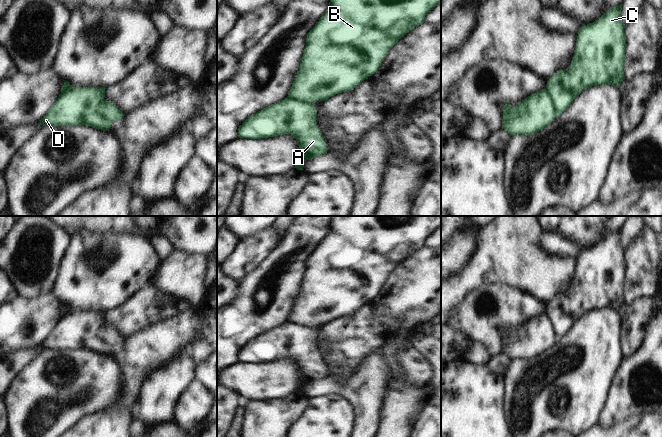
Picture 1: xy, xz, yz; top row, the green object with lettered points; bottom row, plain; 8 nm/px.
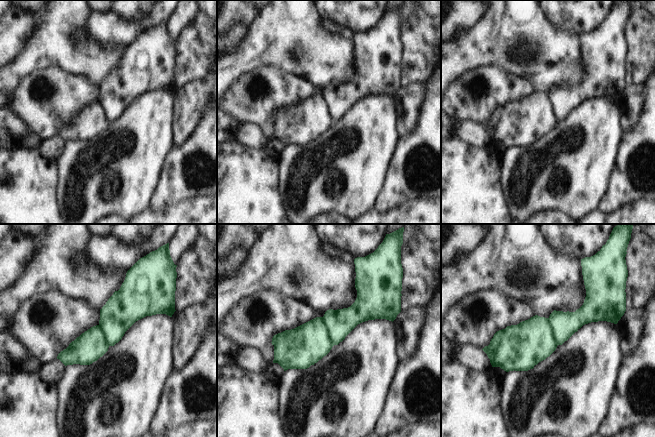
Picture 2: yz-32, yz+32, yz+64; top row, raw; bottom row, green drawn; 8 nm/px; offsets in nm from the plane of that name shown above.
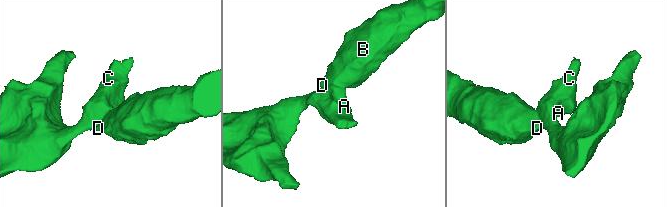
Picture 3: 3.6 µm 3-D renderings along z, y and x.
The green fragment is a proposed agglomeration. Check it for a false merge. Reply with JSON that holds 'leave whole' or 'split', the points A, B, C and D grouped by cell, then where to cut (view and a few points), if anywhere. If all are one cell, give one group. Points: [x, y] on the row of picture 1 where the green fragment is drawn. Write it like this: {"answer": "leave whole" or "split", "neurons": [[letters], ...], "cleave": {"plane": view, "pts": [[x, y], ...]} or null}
{"answer": "split", "neurons": [["A", "C"], ["B", "D"]], "cleave": {"plane": "yz", "pts": [[545, 88], [557, 114]]}}

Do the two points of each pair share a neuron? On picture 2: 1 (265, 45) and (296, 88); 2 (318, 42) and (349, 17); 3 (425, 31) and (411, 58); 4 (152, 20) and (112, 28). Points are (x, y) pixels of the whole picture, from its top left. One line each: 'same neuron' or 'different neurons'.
1: different neurons
2: different neurons
3: same neuron
4: same neuron

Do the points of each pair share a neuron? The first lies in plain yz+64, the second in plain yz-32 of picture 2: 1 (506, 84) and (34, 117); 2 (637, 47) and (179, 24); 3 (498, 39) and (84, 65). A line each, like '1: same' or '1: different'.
1: same
2: different
3: same

